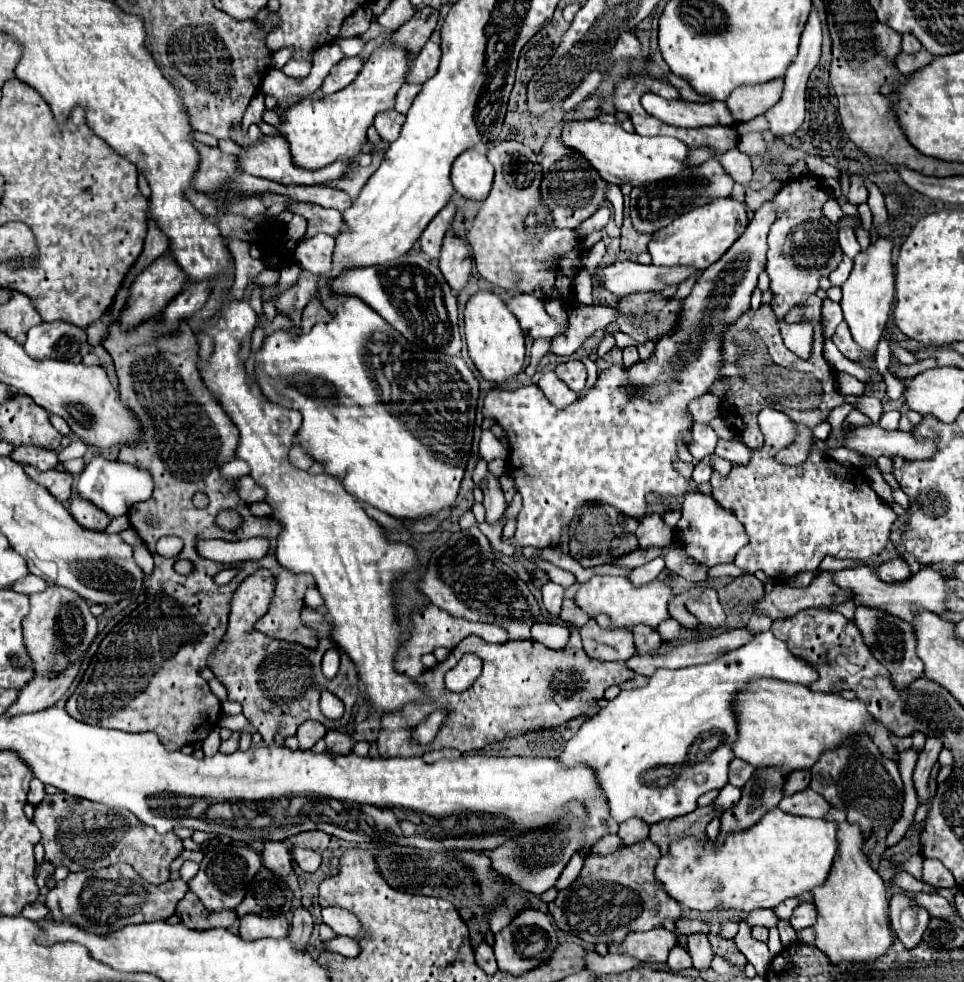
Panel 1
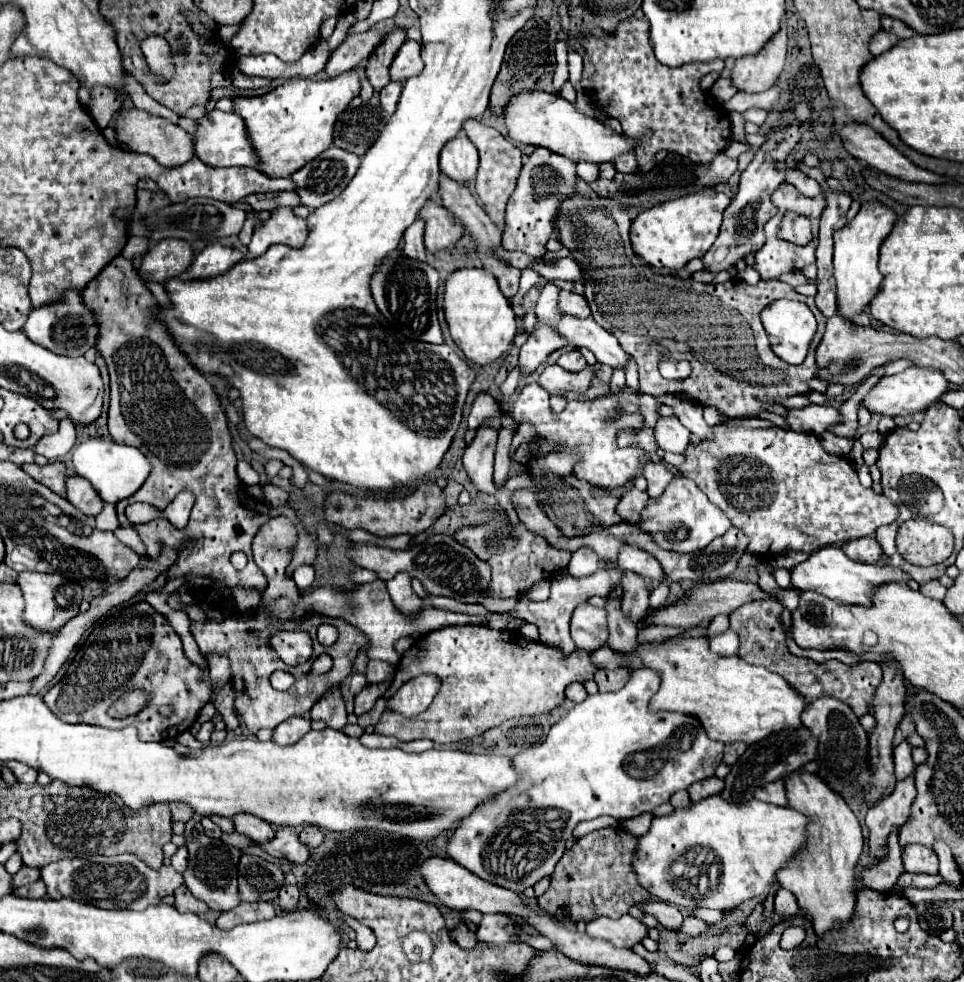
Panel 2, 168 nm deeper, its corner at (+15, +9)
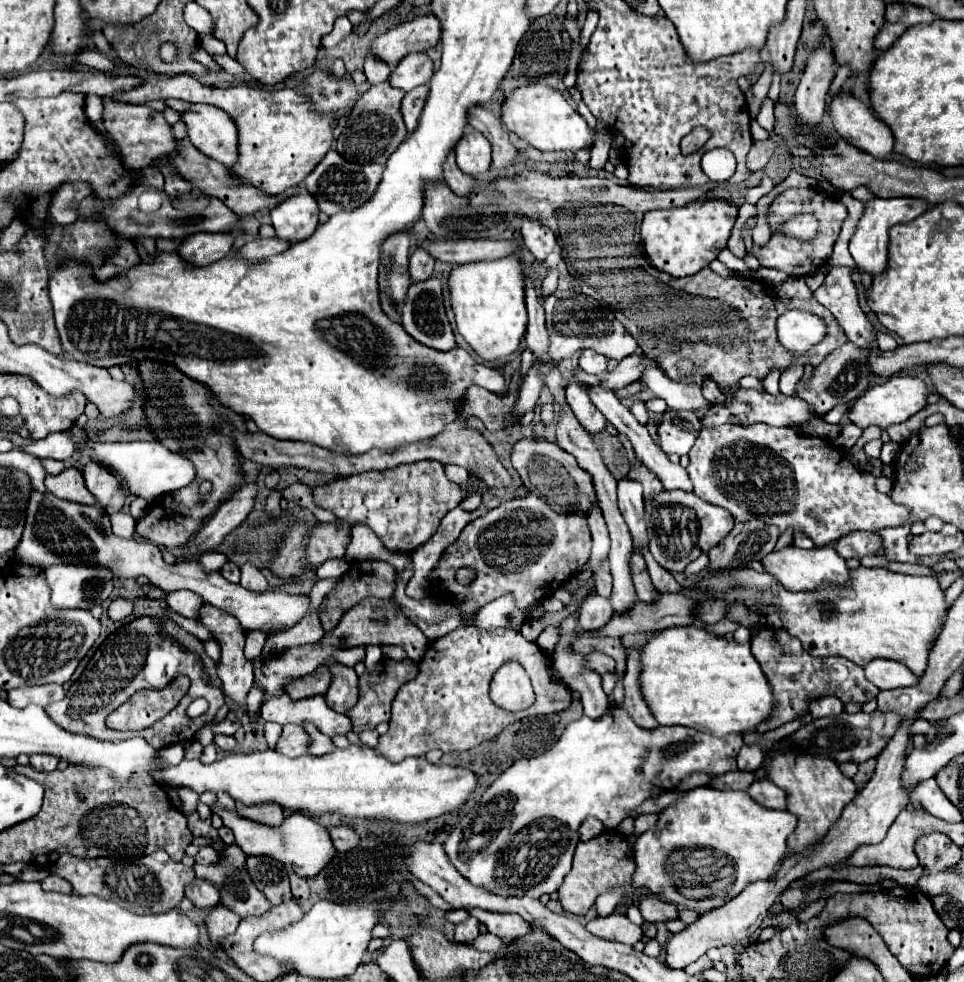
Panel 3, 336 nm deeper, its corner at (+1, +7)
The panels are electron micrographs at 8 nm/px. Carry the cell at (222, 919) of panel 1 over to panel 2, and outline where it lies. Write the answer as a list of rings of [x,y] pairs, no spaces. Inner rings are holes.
[[[181,885],[181,887],[177,887],[175,889],[175,907],[179,909],[179,911],[183,911],[183,913],[195,913],[195,915],[205,915],[207,911],[209,911],[209,907],[203,903],[203,901],[199,901],[199,899],[195,899],[191,893],[189,893],[189,889],[185,887],[185,885]]]

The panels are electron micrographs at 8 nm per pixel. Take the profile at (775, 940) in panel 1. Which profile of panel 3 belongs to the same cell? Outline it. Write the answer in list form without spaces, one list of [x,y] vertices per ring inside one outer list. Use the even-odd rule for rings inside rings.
[[[779,751],[779,757],[767,763],[767,779],[775,781],[787,795],[787,811],[797,815],[797,829],[789,835],[787,845],[789,851],[805,851],[823,839],[831,823],[835,823],[847,803],[851,803],[857,795],[855,783],[839,771],[839,765],[833,759],[819,755],[803,755],[793,751]]]

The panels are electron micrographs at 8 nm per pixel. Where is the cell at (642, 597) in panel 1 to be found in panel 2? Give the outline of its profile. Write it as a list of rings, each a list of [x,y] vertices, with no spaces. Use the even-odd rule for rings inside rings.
[[[581,547],[577,553],[573,553],[571,561],[569,561],[569,575],[581,579],[581,577],[589,577],[591,573],[595,573],[601,567],[601,561],[597,559],[597,555],[591,549]]]

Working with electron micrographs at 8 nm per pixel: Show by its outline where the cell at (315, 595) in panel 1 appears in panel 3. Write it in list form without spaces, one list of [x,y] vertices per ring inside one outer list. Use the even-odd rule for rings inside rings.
[[[327,559],[317,569],[317,575],[319,575],[319,579],[339,579],[343,575],[343,571],[345,571],[345,567],[343,567],[341,559]]]

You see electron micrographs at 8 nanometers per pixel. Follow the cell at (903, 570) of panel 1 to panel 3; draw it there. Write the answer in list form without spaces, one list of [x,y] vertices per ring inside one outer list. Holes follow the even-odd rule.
[[[851,533],[851,535],[843,535],[843,539],[837,539],[833,543],[835,551],[839,551],[839,555],[843,555],[845,559],[849,557],[865,557],[865,555],[881,555],[883,553],[883,543],[881,537],[877,533]]]

